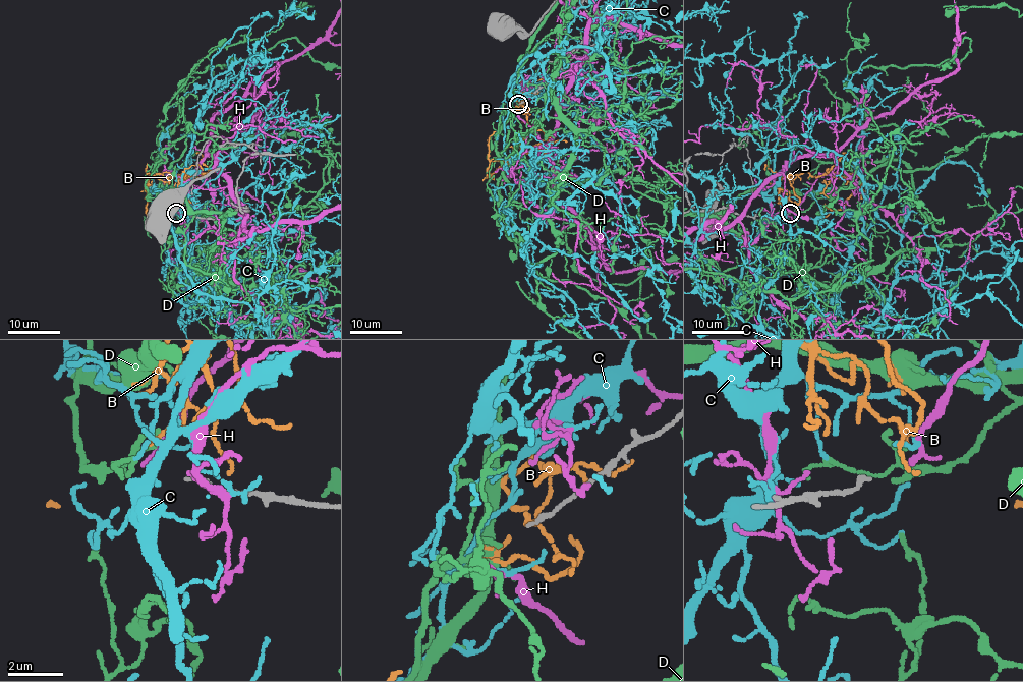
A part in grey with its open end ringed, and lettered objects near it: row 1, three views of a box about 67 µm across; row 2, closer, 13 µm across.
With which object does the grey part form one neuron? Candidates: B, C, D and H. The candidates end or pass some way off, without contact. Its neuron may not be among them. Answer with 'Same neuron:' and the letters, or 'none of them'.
Same neuron: none of them

